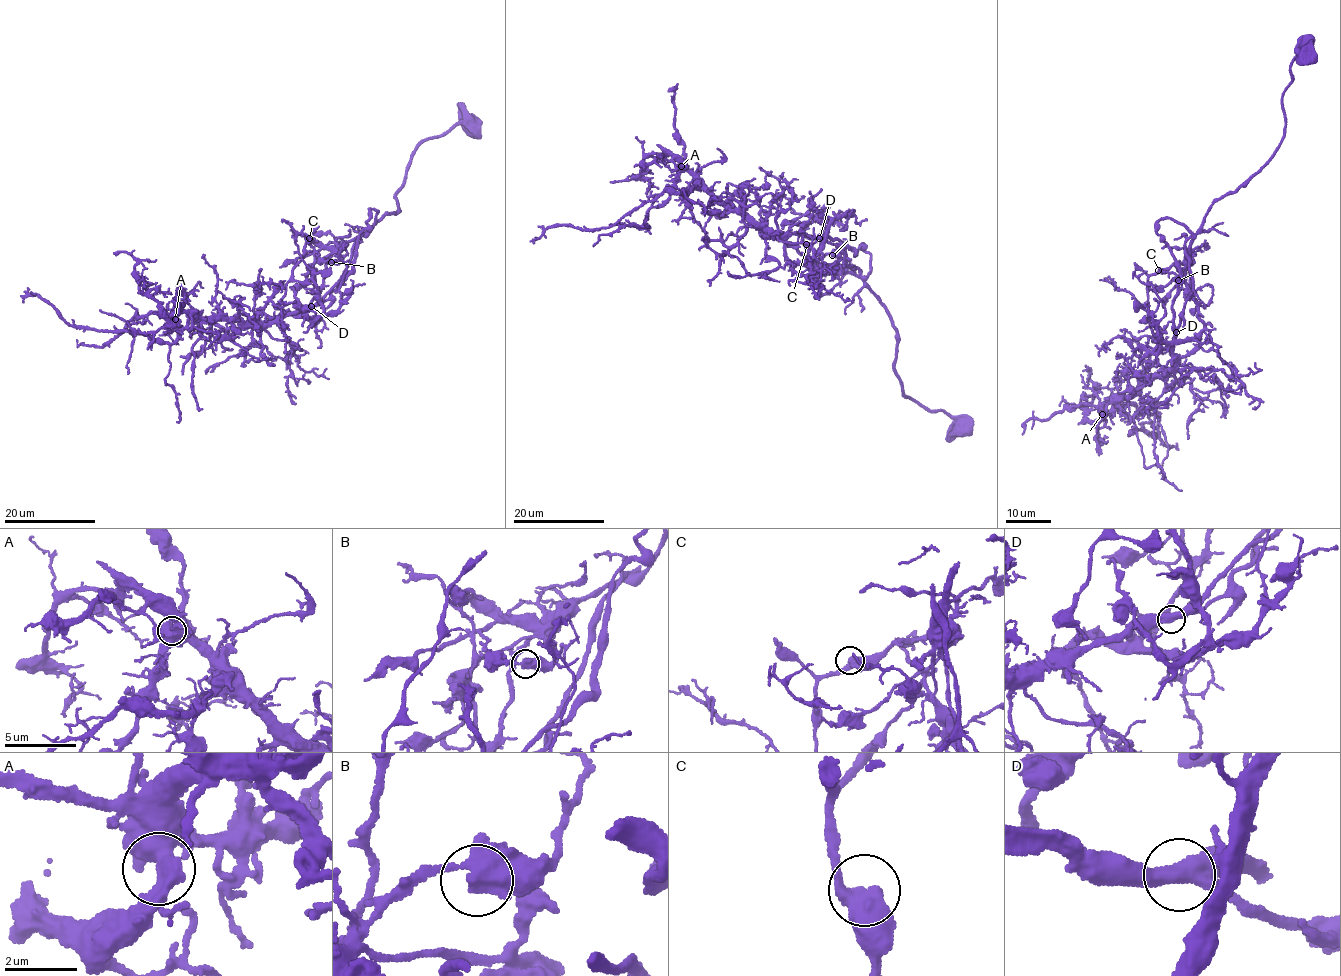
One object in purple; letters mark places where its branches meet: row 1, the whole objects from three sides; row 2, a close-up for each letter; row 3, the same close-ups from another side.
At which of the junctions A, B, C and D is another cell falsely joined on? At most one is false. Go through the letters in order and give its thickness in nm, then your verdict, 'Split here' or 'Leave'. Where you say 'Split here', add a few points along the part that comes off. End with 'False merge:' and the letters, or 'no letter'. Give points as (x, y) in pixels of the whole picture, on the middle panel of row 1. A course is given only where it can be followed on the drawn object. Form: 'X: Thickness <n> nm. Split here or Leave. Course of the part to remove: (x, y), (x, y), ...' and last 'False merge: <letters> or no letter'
A: Thickness 550 nm. Leave
B: Thickness 550 nm. Leave
C: Thickness 500 nm. Leave
D: Thickness 500 nm. Leave
False merge: no letter

